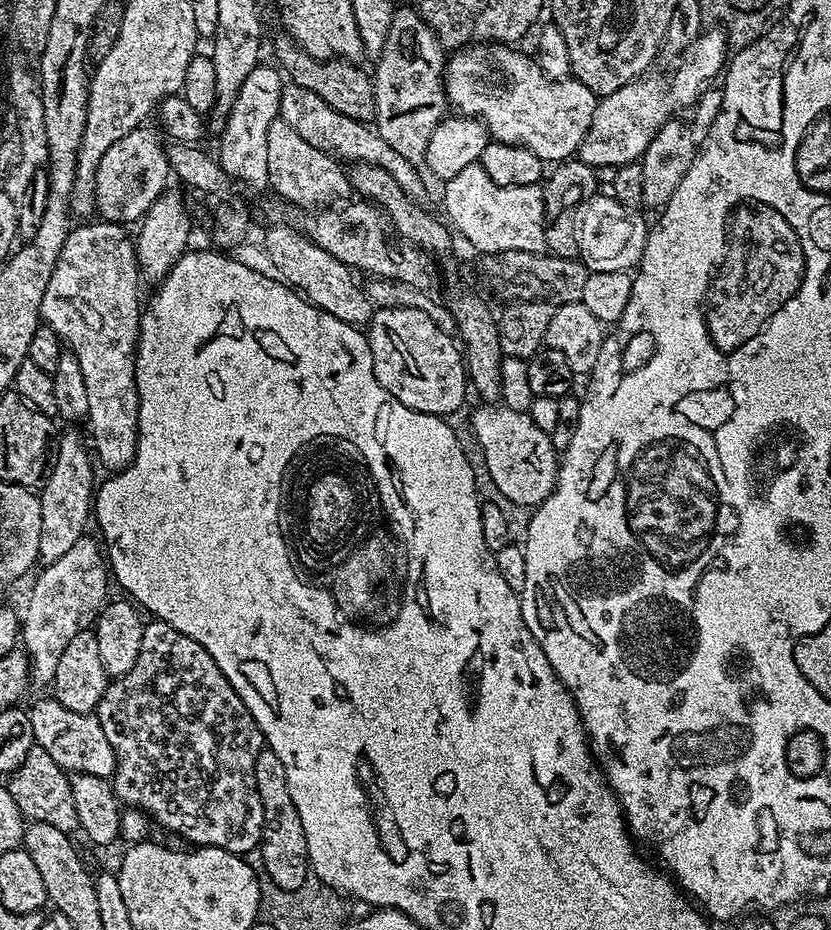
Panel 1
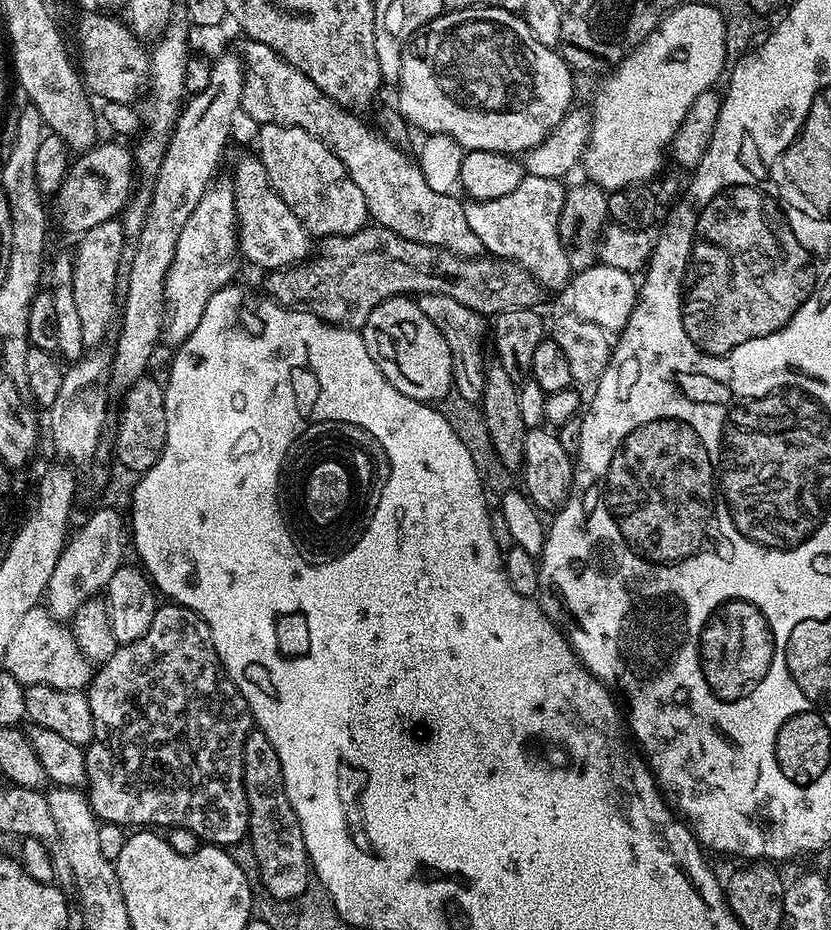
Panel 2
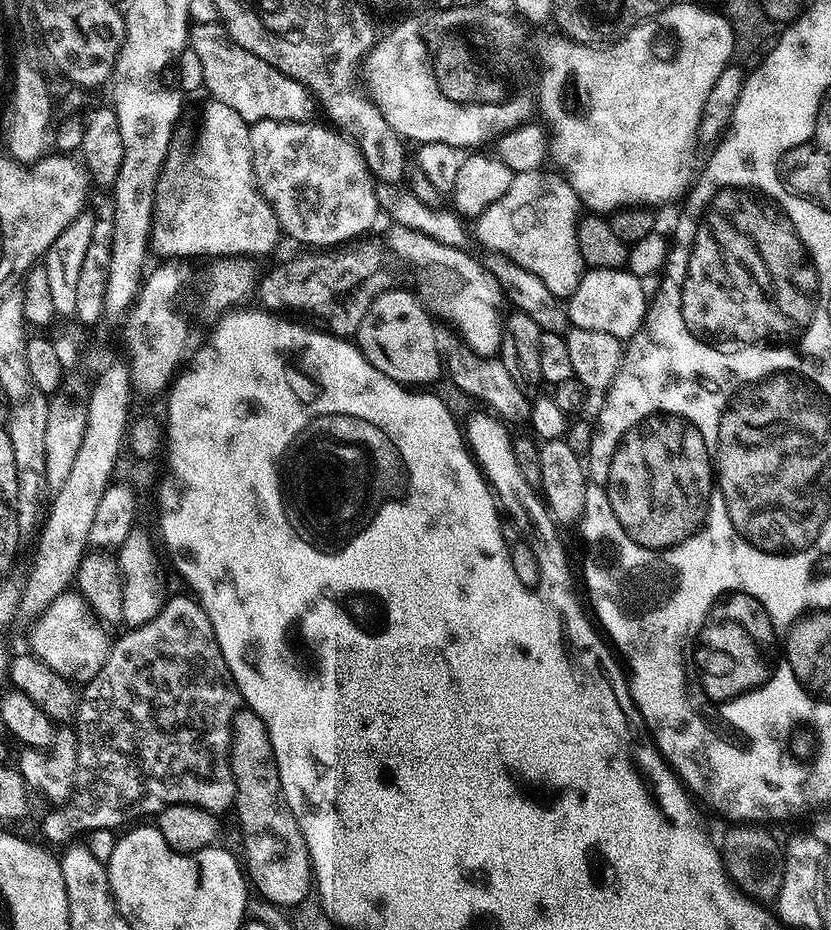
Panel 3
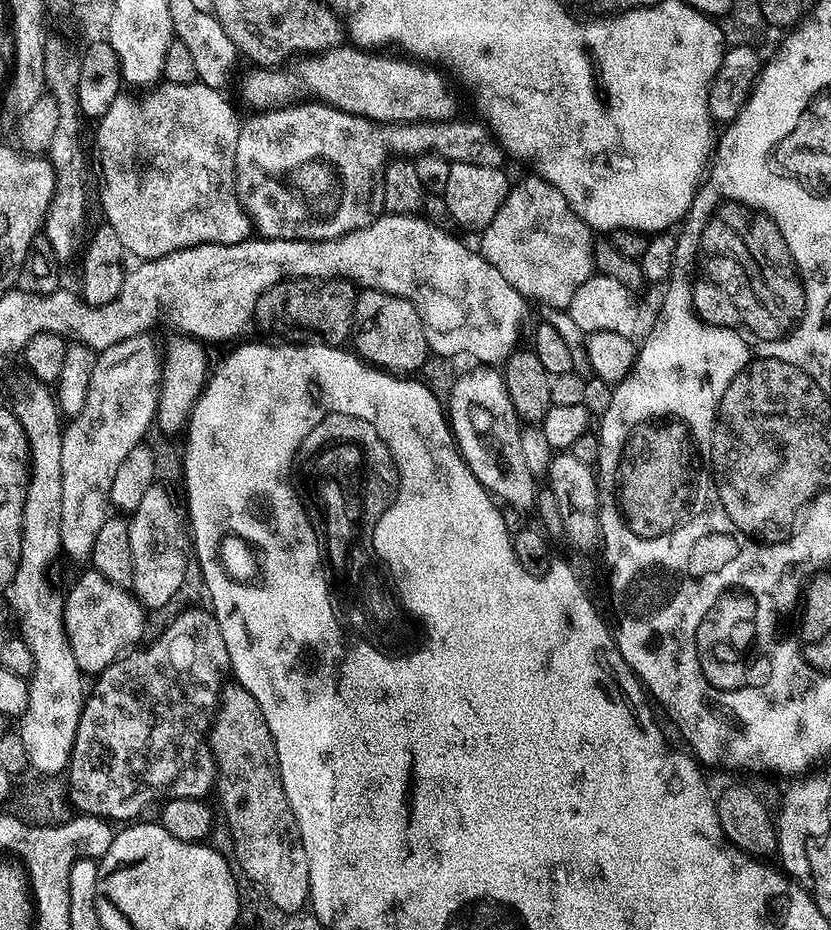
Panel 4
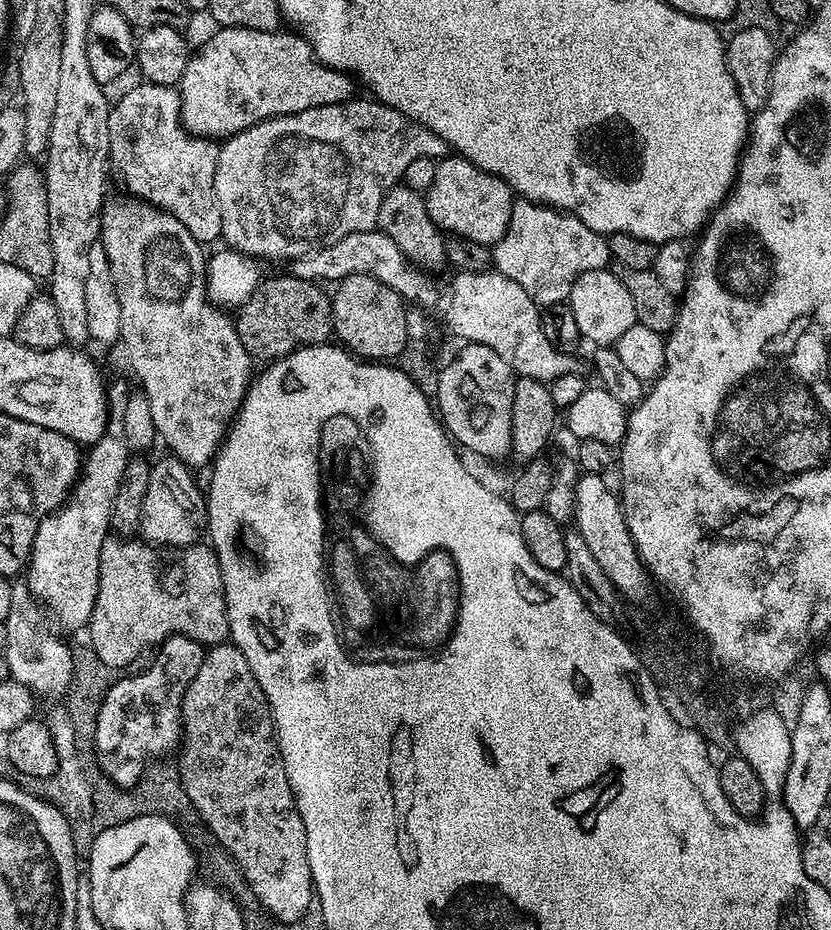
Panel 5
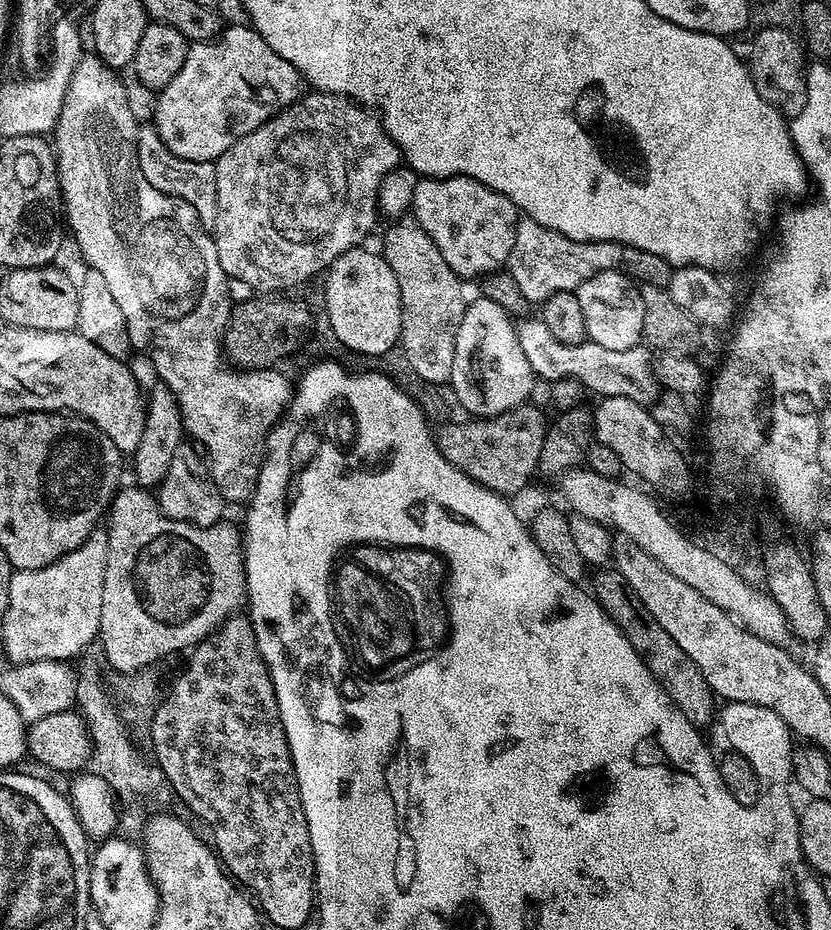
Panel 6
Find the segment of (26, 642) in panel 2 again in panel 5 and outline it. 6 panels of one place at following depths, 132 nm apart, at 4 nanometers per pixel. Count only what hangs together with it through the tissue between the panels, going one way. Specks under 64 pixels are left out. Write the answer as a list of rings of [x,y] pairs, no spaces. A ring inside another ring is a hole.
[[[116,538],[105,540],[102,546],[98,598],[86,625],[86,633],[92,639],[90,648],[110,669],[127,669],[131,660],[138,659],[147,648],[155,649],[172,636],[185,636],[205,646],[222,644],[229,639],[222,570],[211,547],[197,542],[185,547],[179,553],[181,556],[169,564],[163,564],[156,557],[156,552],[152,544],[140,542],[138,547],[128,548],[128,560],[124,560],[124,552],[116,548]]]

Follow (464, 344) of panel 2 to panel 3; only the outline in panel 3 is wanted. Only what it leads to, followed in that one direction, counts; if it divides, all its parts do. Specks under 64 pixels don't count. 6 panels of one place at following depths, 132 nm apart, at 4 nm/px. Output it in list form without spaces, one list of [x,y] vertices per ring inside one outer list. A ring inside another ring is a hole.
[[[448,328],[436,332],[435,345],[442,357],[447,379],[454,382],[469,398],[486,403],[483,405],[510,426],[527,425],[531,421],[532,403],[527,391],[514,382],[498,358],[479,356],[470,351],[460,337]]]

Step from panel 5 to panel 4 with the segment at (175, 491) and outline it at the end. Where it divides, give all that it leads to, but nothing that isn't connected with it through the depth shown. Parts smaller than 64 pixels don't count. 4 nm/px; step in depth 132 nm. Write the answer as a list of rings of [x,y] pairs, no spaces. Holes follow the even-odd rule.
[[[154,483],[146,490],[145,497],[131,513],[128,523],[130,552],[133,555],[133,593],[147,609],[166,605],[181,588],[188,570],[192,552],[191,535],[188,533],[183,511],[176,506],[171,494]]]

